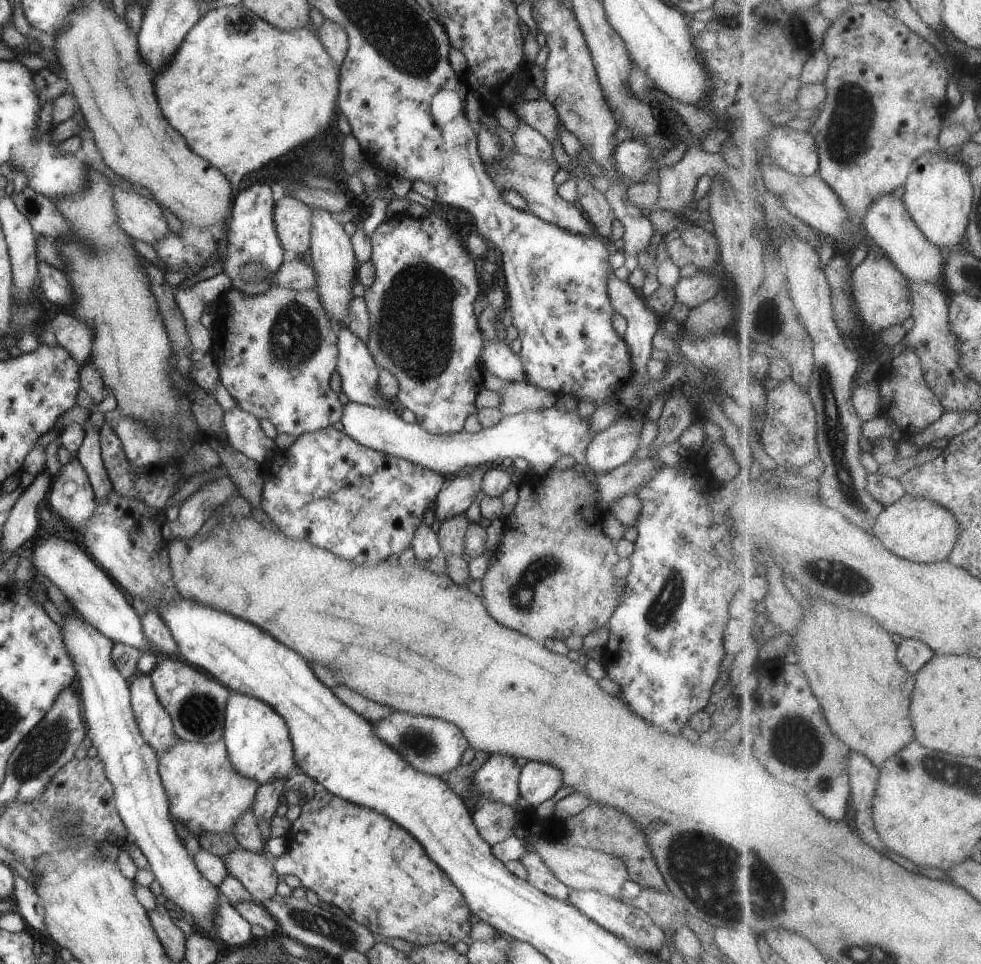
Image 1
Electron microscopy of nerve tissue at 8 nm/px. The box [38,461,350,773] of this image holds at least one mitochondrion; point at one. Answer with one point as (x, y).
(199, 714)

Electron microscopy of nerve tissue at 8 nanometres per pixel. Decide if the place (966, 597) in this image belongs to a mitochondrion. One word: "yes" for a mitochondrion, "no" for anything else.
no

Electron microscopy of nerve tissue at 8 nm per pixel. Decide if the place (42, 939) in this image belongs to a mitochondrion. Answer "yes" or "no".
no

